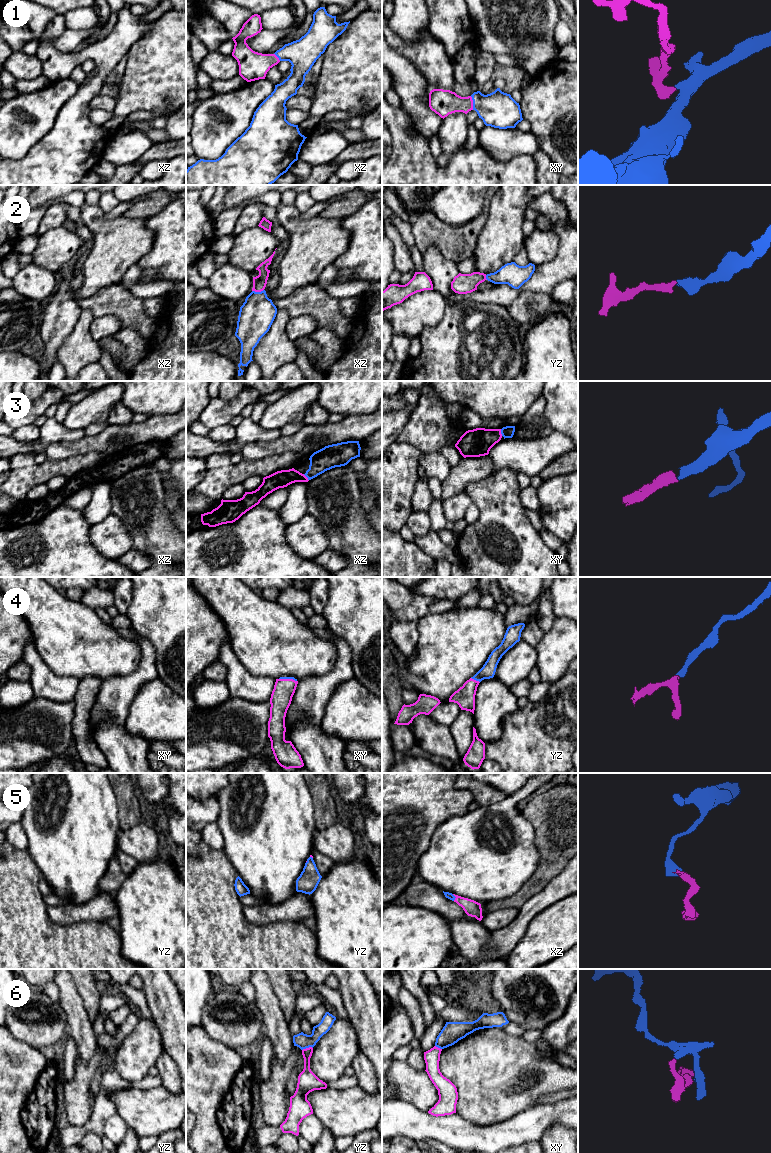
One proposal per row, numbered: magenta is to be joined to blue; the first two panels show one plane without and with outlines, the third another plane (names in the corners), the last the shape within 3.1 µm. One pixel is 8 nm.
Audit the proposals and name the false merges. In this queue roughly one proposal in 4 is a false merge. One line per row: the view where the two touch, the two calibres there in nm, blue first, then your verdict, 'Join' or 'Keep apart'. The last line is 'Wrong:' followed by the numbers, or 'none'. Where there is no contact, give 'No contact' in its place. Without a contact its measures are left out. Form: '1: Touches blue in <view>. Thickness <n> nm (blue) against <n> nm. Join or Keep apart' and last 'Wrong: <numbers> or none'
1: Touches blue in xy. Thickness 280 nm (blue) against 200 nm. Join
2: Touches blue in xz. Thickness 280 nm (blue) against 110 nm. Join
3: Touches blue in xy. Thickness 100 nm (blue) against 220 nm. Join
4: Touches blue in yz. Thickness 120 nm (blue) against 160 nm. Join
5: Touches blue in xz. Thickness 50 nm (blue) against 130 nm. Join
6: Touches blue in yz. Thickness 120 nm (blue) against 140 nm. Keep apart
Wrong: 6

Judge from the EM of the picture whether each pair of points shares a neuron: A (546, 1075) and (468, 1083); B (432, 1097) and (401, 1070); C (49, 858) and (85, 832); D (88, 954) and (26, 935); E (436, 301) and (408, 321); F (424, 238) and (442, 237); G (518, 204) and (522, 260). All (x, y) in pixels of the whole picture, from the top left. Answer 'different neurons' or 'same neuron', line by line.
A: same neuron
B: same neuron
C: same neuron
D: same neuron
E: same neuron
F: same neuron
G: different neurons

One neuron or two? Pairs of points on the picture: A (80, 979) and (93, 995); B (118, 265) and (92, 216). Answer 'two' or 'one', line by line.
A: one
B: one

